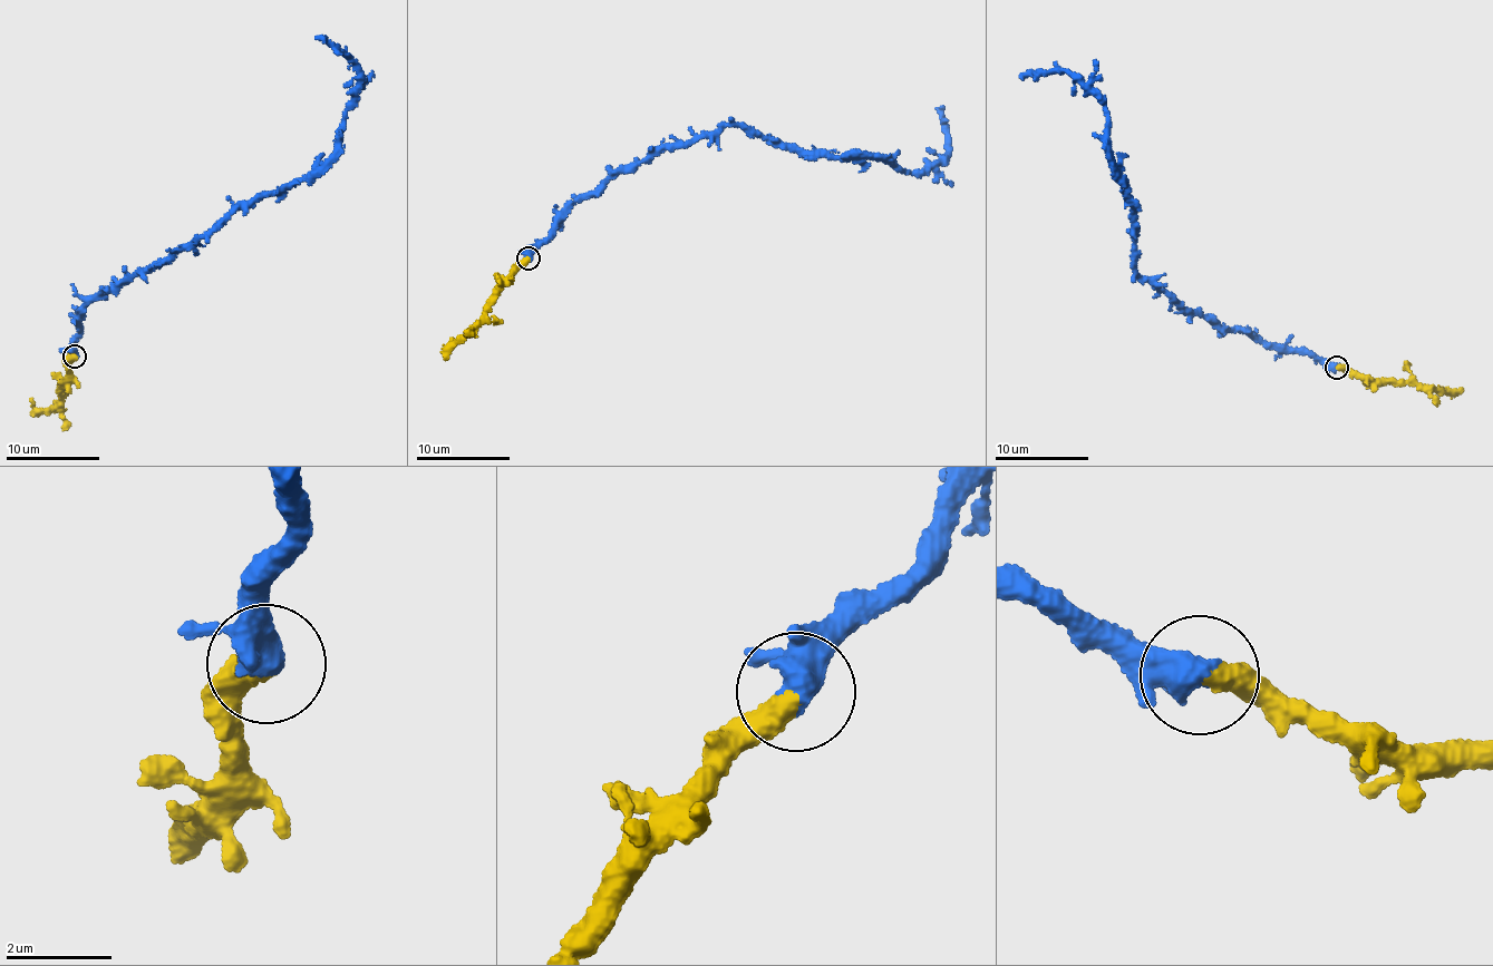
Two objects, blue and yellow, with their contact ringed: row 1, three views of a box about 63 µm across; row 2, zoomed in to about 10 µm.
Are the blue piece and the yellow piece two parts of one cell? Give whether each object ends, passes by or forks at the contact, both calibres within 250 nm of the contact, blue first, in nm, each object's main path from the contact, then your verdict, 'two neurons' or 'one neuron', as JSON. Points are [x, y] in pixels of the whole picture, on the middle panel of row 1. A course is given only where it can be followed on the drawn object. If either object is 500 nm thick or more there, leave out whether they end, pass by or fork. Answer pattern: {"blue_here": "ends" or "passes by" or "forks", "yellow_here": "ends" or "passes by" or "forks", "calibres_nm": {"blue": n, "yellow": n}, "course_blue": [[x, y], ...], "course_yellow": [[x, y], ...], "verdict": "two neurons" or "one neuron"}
{"blue_here": "passes by", "yellow_here": "ends", "calibres_nm": {"blue": 440, "yellow": 440}, "course_blue": [[529, 259], [578, 202], [651, 155], [724, 126], [913, 174], [947, 152], [937, 109]], "course_yellow": [[529, 259], [469, 332], [449, 343], [453, 339]], "verdict": "one neuron"}

